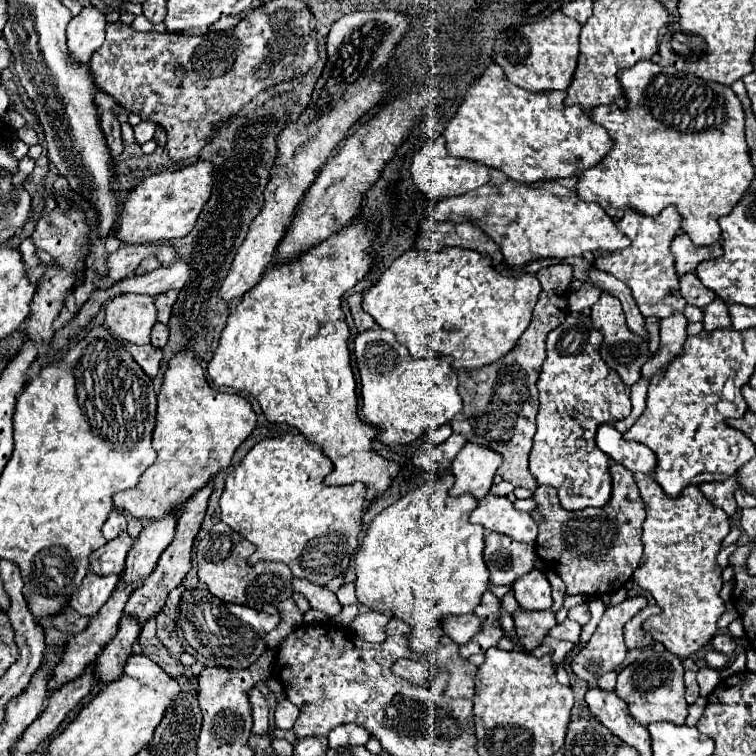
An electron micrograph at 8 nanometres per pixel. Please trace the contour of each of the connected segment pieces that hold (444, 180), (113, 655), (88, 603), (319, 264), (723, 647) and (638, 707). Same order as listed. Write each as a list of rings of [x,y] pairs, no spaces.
[[[442,137],[432,139],[428,145],[424,145],[414,155],[410,173],[412,173],[414,183],[428,197],[432,197],[436,201],[442,201],[442,199],[448,199],[448,197],[456,197],[456,195],[462,195],[462,193],[468,193],[468,191],[478,189],[478,187],[482,187],[482,185],[486,185],[490,181],[490,171],[488,171],[486,165],[476,165],[474,161],[450,157],[448,151],[446,151],[446,141]]]
[[[122,617],[116,637],[104,647],[102,655],[96,659],[96,677],[98,683],[110,683],[120,677],[128,657],[132,655],[132,645],[140,635],[140,623],[132,617]]]
[[[92,571],[84,577],[80,589],[70,599],[70,607],[84,617],[92,617],[108,601],[110,593],[118,583],[118,575],[94,575]]]
[[[352,219],[346,227],[338,229],[320,245],[308,249],[304,255],[300,253],[288,263],[270,265],[270,269],[262,275],[262,281],[246,291],[236,307],[232,307],[220,337],[220,345],[208,365],[208,375],[216,387],[230,387],[234,391],[252,393],[268,421],[286,421],[288,425],[298,427],[310,443],[322,447],[324,455],[334,463],[334,471],[324,479],[326,485],[348,485],[362,481],[366,487],[374,489],[370,499],[378,497],[390,487],[392,477],[398,473],[398,465],[378,457],[370,449],[378,429],[360,421],[356,411],[356,381],[348,351],[350,329],[342,311],[342,295],[370,271],[372,255],[368,249],[376,235],[378,229],[374,223]]]
[[[718,633],[718,635],[712,639],[712,647],[714,647],[716,651],[720,651],[720,653],[732,653],[732,651],[738,647],[738,643],[736,643],[736,639],[734,639],[732,635],[728,635],[728,633]]]
[[[644,649],[640,657],[624,667],[618,673],[618,683],[616,683],[616,695],[622,697],[628,703],[628,709],[632,717],[640,725],[650,725],[658,721],[672,721],[676,725],[684,725],[686,715],[688,715],[688,703],[684,699],[684,669],[682,661],[668,653],[668,651],[652,651]]]

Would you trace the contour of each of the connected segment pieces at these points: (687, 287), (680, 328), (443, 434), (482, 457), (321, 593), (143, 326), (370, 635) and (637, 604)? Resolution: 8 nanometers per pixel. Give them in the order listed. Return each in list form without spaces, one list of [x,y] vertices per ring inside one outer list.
[[[686,273],[680,277],[680,293],[688,303],[692,303],[700,309],[716,299],[716,293],[706,289],[694,273]]]
[[[682,311],[672,313],[672,317],[660,321],[660,347],[658,347],[656,357],[642,367],[644,377],[650,379],[660,367],[668,365],[680,353],[686,337],[688,337],[686,325],[688,325],[688,319],[684,317]]]
[[[442,425],[442,427],[436,427],[434,431],[428,433],[428,441],[434,443],[434,445],[440,445],[444,439],[448,439],[452,435],[452,429],[450,425]]]
[[[466,443],[450,467],[450,473],[456,479],[450,487],[450,495],[460,497],[464,493],[470,493],[476,499],[482,499],[484,495],[488,495],[500,463],[502,459],[496,451]]]
[[[294,579],[294,591],[302,591],[306,595],[306,599],[310,601],[311,609],[322,611],[328,619],[334,619],[342,611],[340,601],[326,587],[316,587],[312,583],[304,583],[300,579]]]
[[[120,295],[110,299],[106,305],[106,329],[128,343],[150,343],[150,331],[154,323],[156,305],[150,295]]]
[[[364,611],[358,613],[352,623],[350,629],[364,641],[370,643],[382,643],[386,639],[386,623],[390,621],[388,615],[384,613],[376,613],[376,611]]]
[[[638,595],[638,597],[628,597],[626,601],[622,601],[616,607],[608,607],[604,611],[604,615],[602,615],[602,619],[600,619],[600,623],[598,623],[592,639],[586,643],[586,647],[578,655],[572,657],[570,667],[572,667],[574,675],[580,677],[580,679],[584,679],[584,681],[588,681],[588,683],[594,683],[604,673],[618,669],[622,665],[624,657],[626,657],[626,645],[624,645],[624,637],[622,637],[622,627],[624,627],[626,621],[630,621],[646,605],[648,605],[646,597]]]

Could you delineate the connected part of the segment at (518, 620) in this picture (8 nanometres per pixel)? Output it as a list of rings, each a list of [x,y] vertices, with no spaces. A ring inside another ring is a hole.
[[[518,607],[512,613],[512,619],[514,619],[516,637],[526,651],[536,649],[542,643],[542,639],[548,635],[548,631],[556,625],[556,617],[554,617],[552,609],[524,611]]]

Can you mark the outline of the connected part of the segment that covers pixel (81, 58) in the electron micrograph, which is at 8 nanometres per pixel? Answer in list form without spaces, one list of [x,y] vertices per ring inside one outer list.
[[[84,7],[68,23],[68,51],[80,65],[86,65],[106,35],[106,17],[96,7]]]

